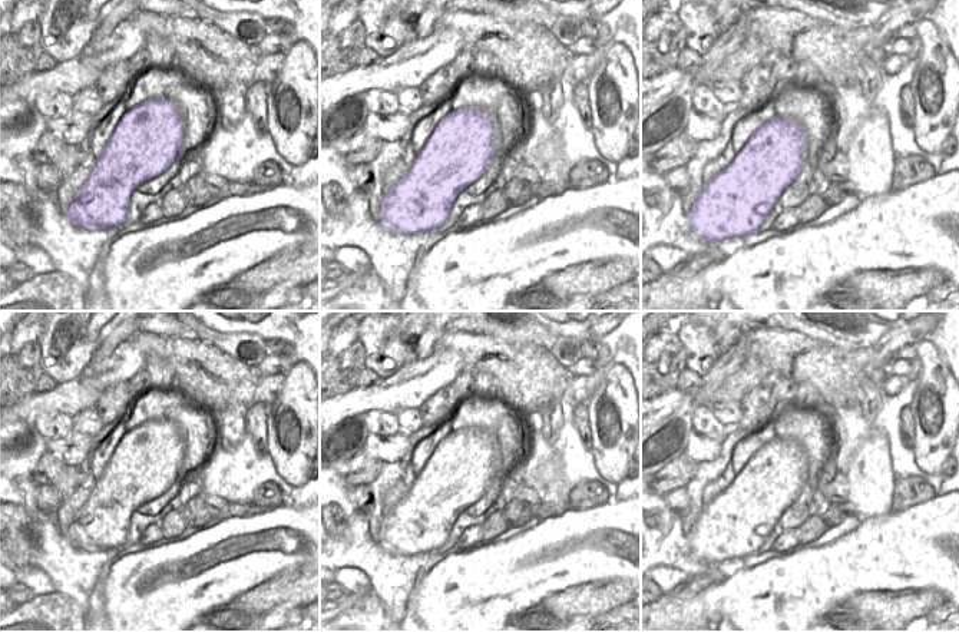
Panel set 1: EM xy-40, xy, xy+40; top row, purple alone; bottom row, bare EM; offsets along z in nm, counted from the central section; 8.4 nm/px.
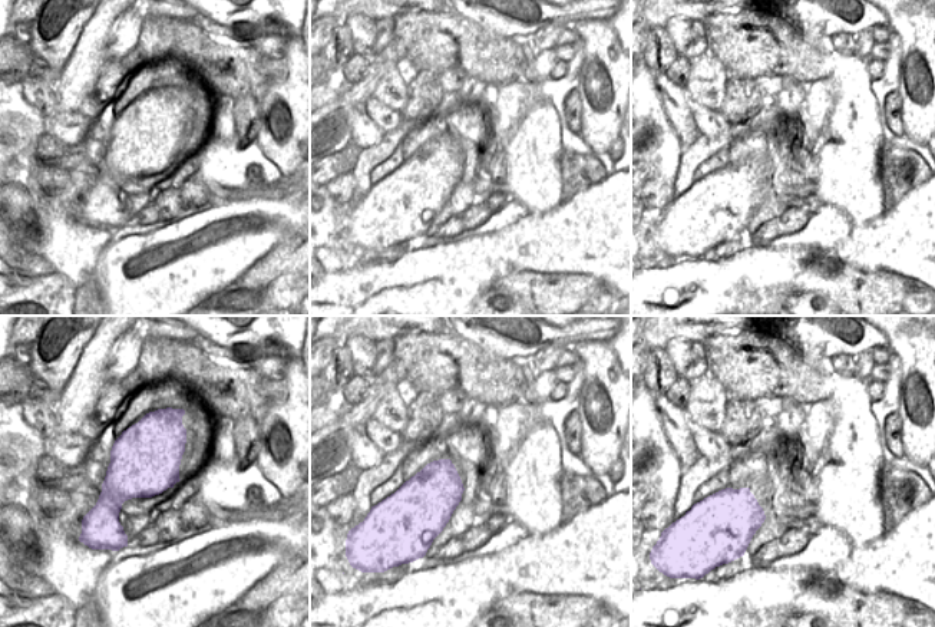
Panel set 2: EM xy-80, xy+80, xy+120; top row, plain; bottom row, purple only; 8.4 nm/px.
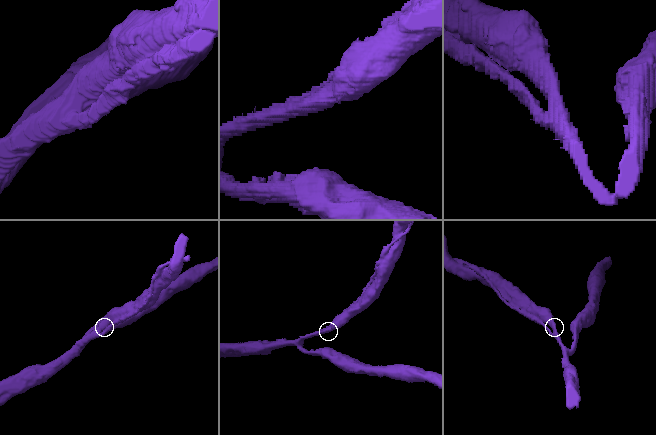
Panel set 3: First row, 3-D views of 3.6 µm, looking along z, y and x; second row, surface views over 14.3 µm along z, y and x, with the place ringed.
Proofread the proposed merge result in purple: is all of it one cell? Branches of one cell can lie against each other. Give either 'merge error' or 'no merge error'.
no merge error

